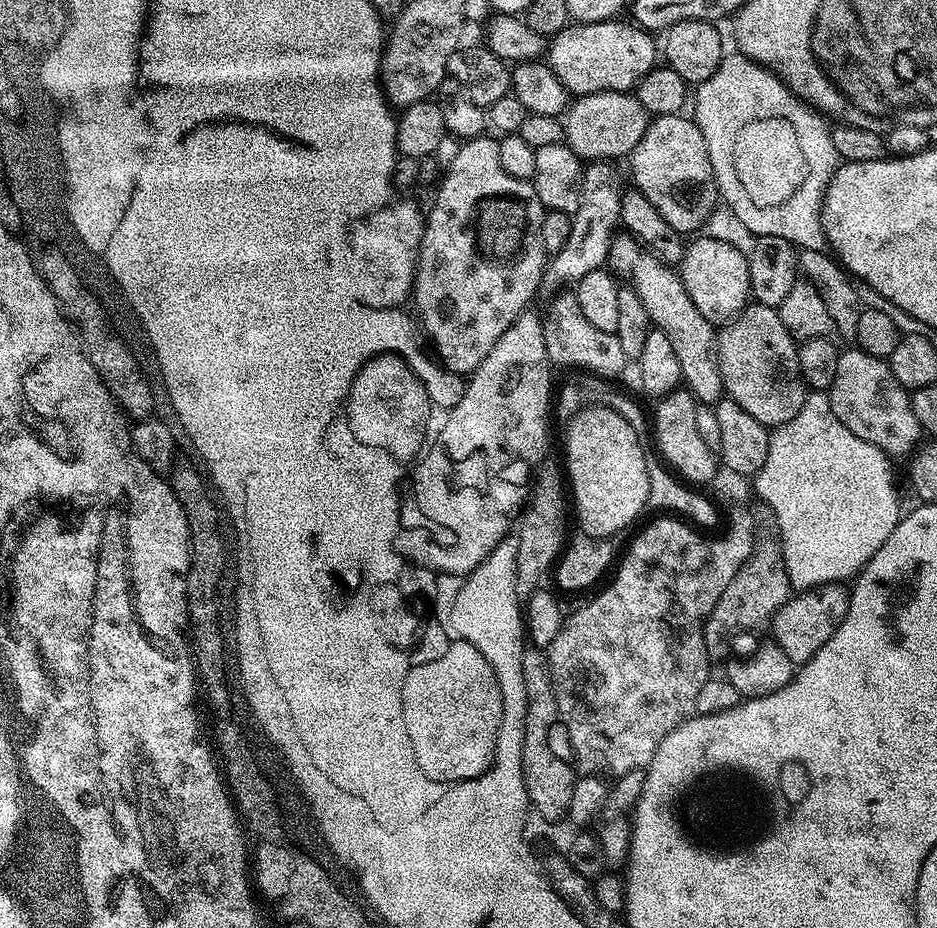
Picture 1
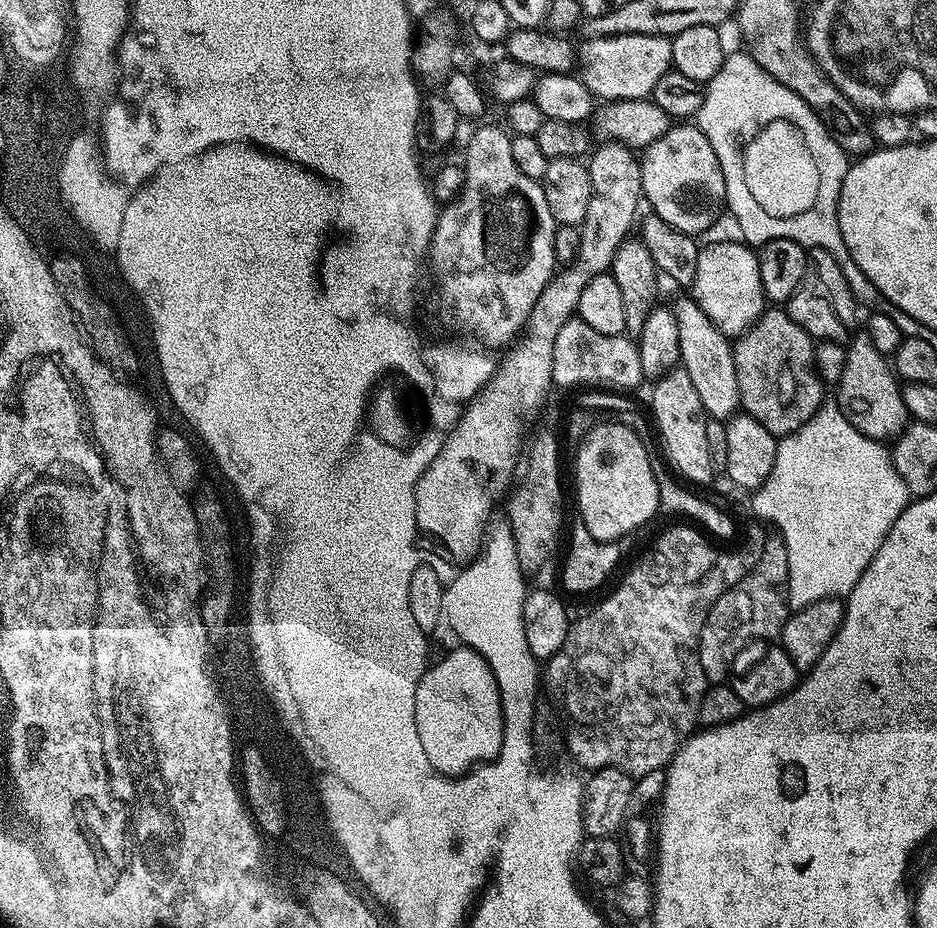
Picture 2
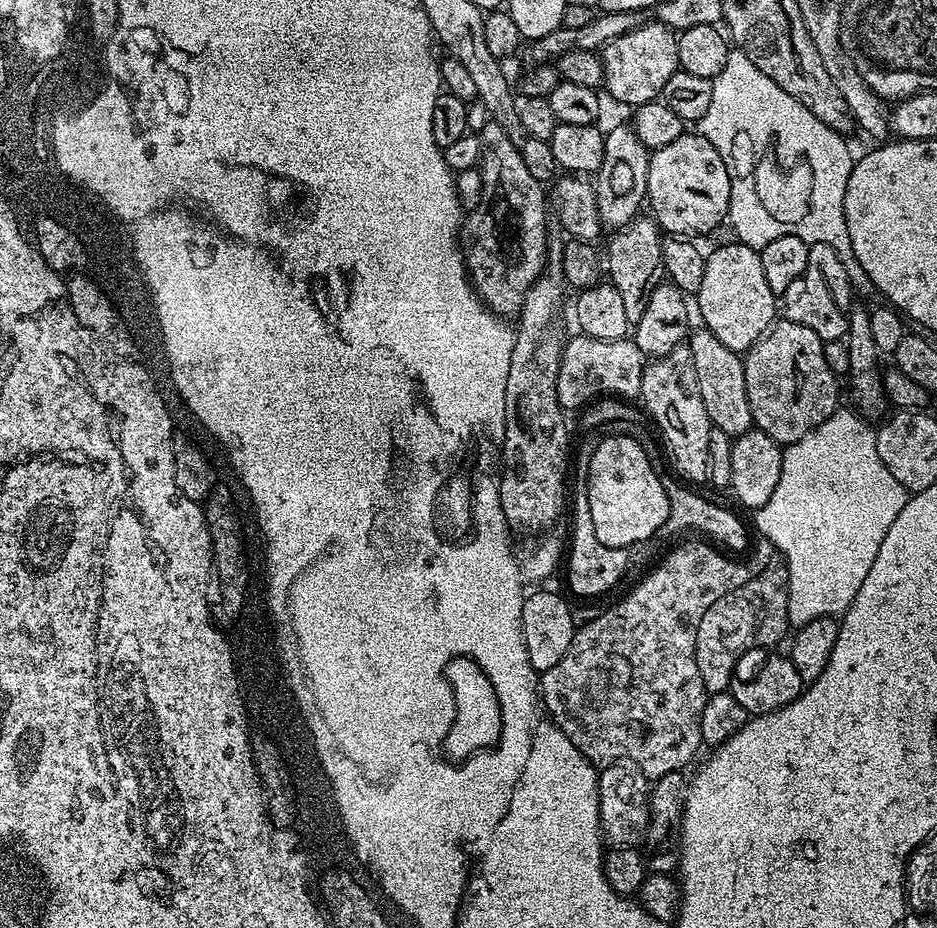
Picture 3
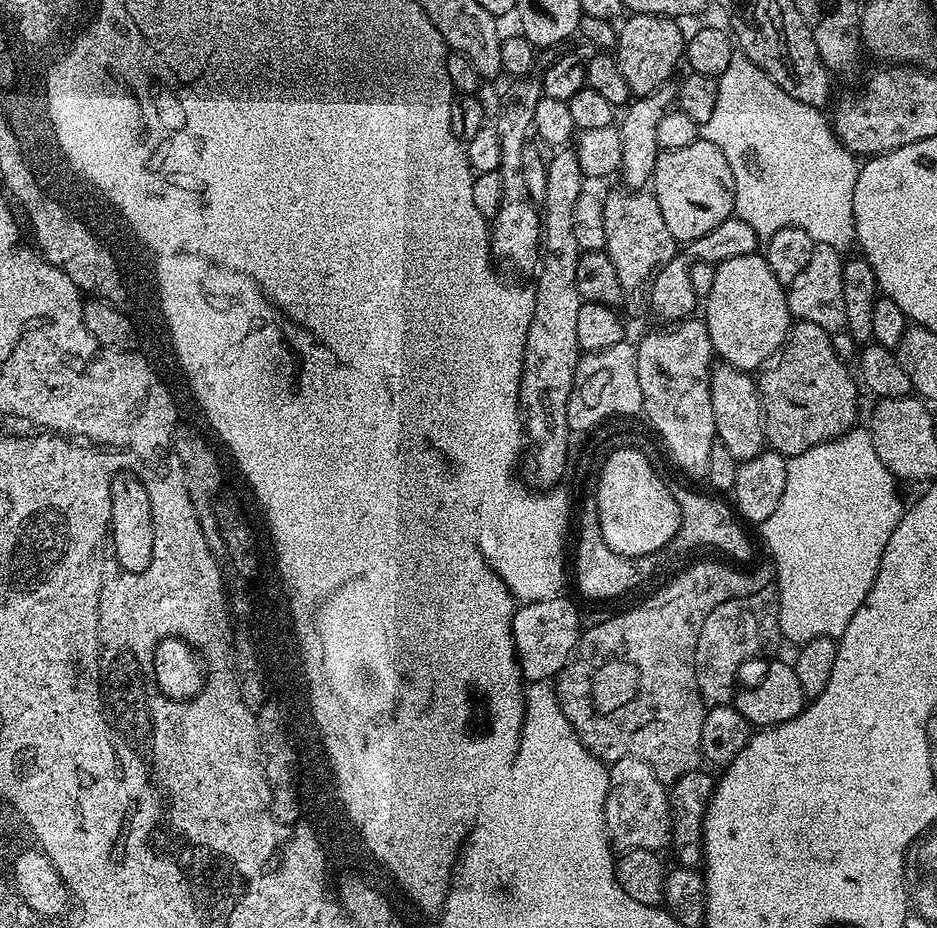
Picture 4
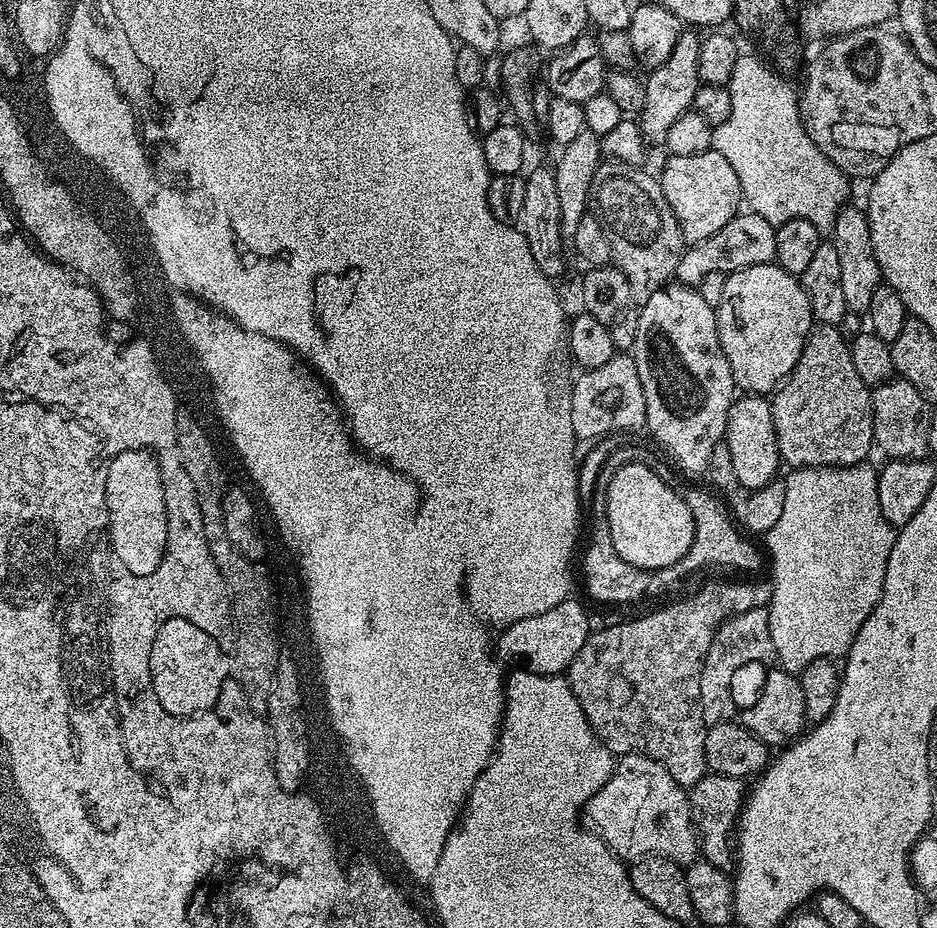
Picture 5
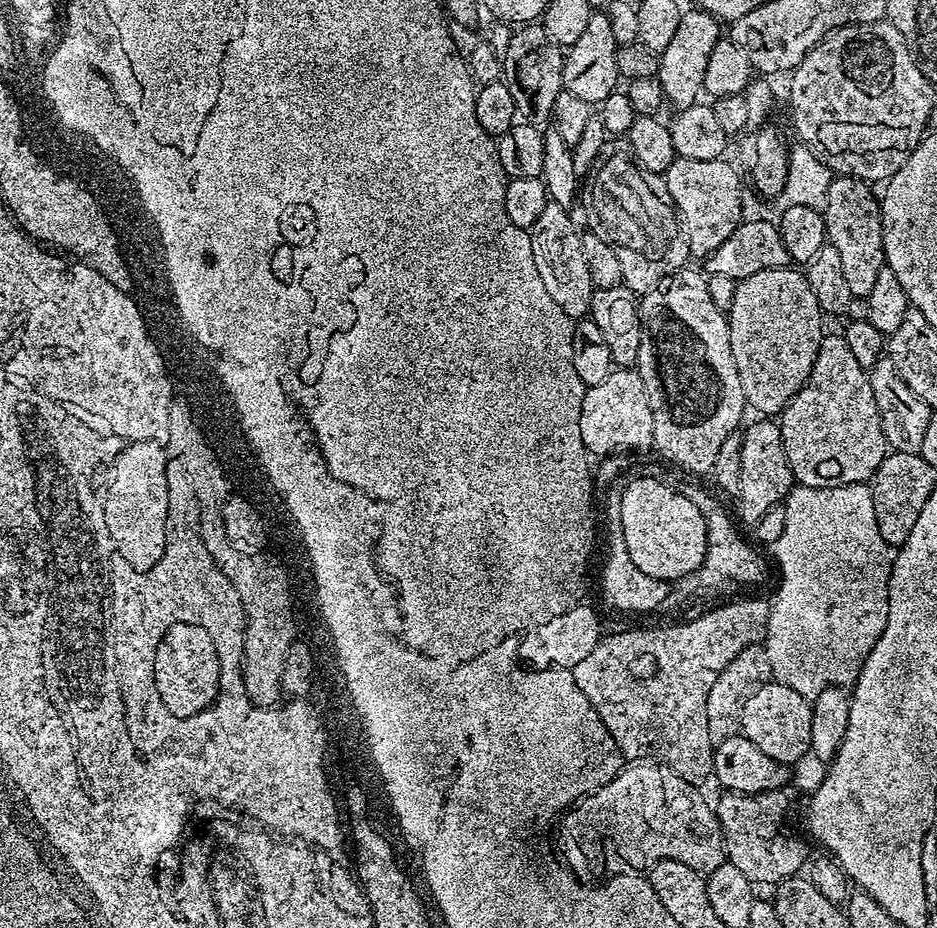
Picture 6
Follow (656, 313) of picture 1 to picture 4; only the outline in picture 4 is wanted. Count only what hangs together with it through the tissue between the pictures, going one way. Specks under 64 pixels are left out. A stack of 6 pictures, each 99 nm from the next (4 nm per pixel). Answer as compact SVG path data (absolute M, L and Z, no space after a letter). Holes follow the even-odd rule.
M723 362L713 363L710 374L710 406L714 406L716 439L734 454L736 461L752 460L766 448L764 435L764 411L760 405L760 390L757 381Z

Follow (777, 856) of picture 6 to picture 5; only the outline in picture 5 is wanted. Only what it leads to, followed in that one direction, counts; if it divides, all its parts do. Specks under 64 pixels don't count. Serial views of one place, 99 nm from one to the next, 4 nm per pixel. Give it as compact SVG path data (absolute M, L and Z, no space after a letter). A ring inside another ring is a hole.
M709 771L698 782L687 789L689 810L692 812L692 824L699 840L699 855L710 866L718 866L726 873L734 868L734 833L738 828L740 810L744 806L746 784L733 776L723 776Z

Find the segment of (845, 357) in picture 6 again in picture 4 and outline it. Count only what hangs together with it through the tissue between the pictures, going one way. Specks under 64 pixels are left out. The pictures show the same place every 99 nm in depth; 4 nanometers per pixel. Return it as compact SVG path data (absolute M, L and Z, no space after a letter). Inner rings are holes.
M814 322L793 323L783 348L758 376L767 443L785 457L797 456L810 450L810 446L836 440L857 427L858 380L848 369L822 326L814 326Z

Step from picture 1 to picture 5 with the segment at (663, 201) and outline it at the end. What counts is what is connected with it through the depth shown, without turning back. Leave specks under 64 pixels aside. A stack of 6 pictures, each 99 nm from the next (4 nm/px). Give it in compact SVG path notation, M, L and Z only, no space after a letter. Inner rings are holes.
M714 150L702 154L669 155L667 159L664 169L658 172L662 194L666 194L666 202L670 202L670 210L680 224L685 241L697 244L702 238L710 238L710 234L722 230L741 207L738 174L734 174L734 166Z

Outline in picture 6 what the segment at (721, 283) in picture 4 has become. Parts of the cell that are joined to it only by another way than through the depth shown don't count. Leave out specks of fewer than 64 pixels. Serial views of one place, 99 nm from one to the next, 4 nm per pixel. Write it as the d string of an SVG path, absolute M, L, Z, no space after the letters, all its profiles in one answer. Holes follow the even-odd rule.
M792 266L778 270L758 270L758 274L750 274L750 278L737 283L734 302L726 315L730 330L730 350L734 353L734 366L738 366L738 378L742 378L747 407L751 411L753 408L760 412L756 414L775 417L810 378L820 341L826 335L826 316L820 311L818 298L814 298L814 290L810 290L808 277Z

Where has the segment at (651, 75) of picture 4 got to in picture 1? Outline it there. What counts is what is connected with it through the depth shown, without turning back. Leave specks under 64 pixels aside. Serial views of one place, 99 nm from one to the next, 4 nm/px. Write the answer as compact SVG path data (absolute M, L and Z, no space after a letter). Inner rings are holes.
M619 19L593 24L572 22L551 37L546 63L573 97L595 92L632 92L657 67L657 41L655 44L653 37L635 23L620 23Z

